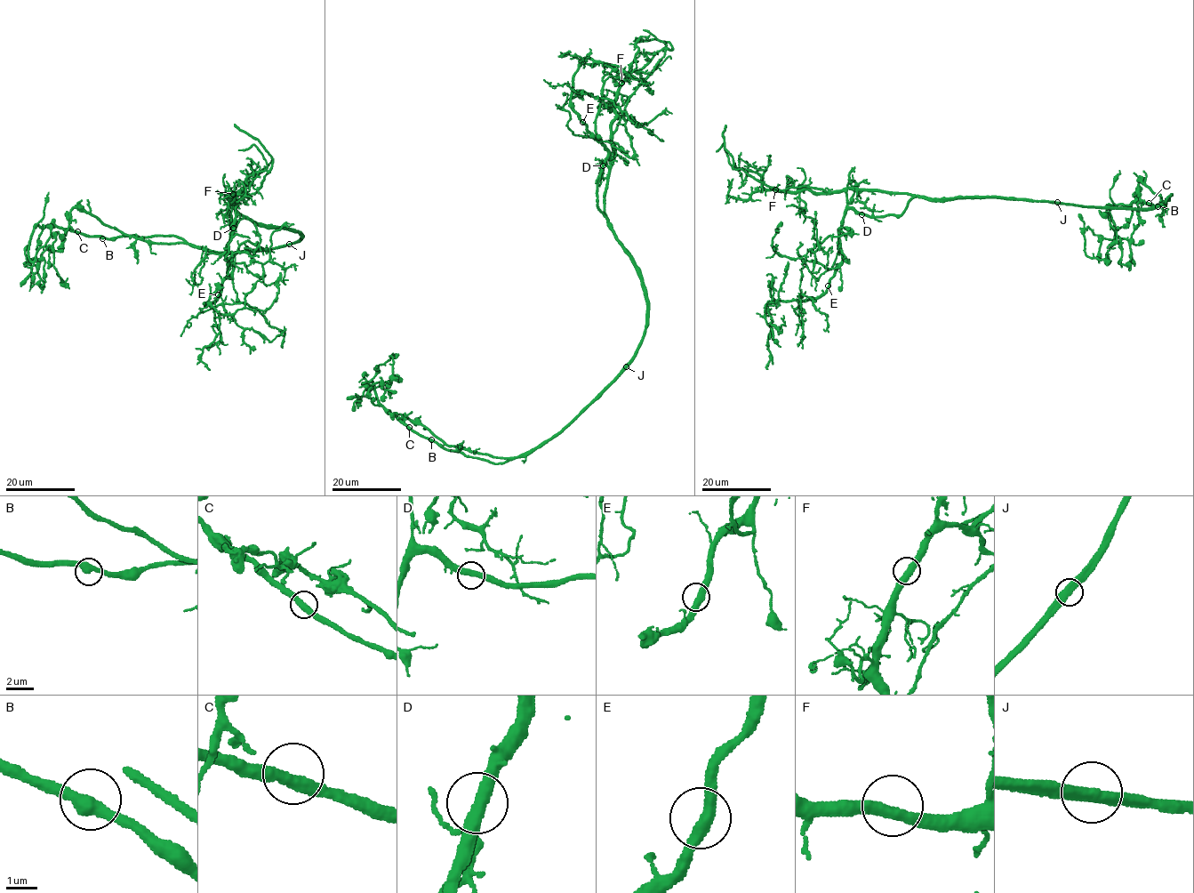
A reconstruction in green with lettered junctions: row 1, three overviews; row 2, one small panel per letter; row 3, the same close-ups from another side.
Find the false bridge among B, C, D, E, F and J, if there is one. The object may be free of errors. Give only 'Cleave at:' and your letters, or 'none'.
Cleave at: J

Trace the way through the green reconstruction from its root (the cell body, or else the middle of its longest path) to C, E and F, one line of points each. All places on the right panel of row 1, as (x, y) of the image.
C: (1034, 201), (1148, 209), (1163, 203), (1172, 195), (1160, 205), (1149, 203)
E: (1034, 201), (914, 197), (900, 215), (869, 216), (848, 209), (839, 238), (842, 260), (828, 285)
F: (1034, 201), (986, 197), (933, 201), (907, 193), (869, 189), (843, 189), (814, 193), (808, 189), (775, 189)

